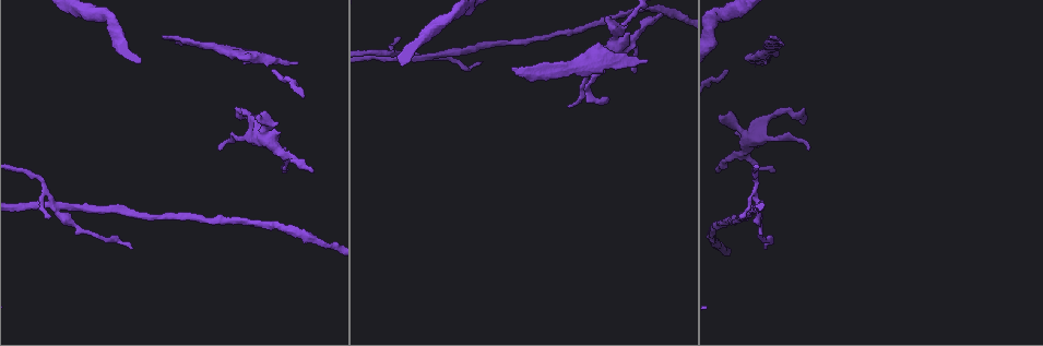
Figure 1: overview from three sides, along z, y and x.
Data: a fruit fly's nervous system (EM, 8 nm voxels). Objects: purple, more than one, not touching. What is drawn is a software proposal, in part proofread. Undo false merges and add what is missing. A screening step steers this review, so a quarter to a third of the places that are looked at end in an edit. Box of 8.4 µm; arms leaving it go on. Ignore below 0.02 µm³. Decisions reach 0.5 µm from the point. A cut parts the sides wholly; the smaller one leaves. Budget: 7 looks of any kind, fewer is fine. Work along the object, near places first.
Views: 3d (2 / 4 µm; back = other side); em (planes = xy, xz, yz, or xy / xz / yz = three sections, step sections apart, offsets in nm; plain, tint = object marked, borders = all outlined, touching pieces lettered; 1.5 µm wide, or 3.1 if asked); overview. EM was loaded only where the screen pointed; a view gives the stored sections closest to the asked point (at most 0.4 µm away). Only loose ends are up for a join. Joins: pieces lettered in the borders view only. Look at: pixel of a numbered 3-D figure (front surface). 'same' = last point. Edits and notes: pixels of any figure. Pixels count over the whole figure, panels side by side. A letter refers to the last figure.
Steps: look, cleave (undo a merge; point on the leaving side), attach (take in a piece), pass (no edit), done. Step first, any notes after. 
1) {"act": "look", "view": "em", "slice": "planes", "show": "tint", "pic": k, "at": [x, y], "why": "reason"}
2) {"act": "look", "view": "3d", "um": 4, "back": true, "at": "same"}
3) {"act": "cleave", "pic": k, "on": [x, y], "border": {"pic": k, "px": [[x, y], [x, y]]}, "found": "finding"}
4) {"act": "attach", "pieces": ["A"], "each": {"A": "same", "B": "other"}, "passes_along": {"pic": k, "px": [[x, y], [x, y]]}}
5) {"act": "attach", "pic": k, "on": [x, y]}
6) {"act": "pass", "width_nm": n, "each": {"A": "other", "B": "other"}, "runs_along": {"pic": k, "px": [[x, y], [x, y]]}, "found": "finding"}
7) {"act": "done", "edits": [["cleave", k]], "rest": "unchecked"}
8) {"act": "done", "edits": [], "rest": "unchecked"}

{"act": "look", "view": "em", "slice": "planes", "show": "tint", "pic": 1, "at": [775, 170], "why": "branch stops here"}

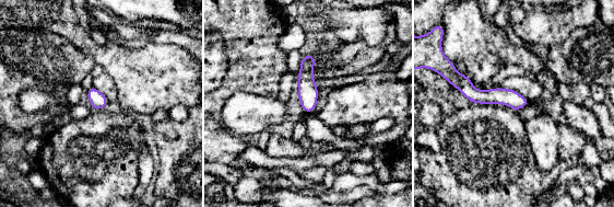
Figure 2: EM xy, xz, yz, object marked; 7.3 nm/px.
{"act": "look", "view": "em", "slice": "planes", "show": "borders", "at": "same", "why": "see the neighbours"}

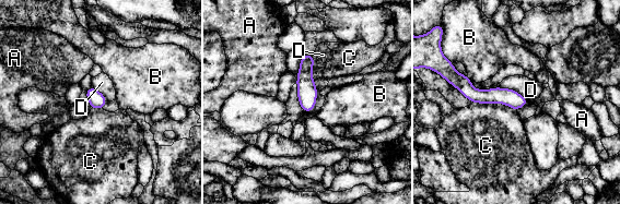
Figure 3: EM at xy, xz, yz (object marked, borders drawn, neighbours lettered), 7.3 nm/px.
{"act": "pass", "each": {"A": "other", "B": "other", "C": "other", "D": "other"}, "border": {"pic": 3, "px": [[314, 55], [316, 104], [304, 112]]}, "found": "no lettered piece goes on from it"}

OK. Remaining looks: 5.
{"act": "look", "view": "em", "slice": "planes", "show": "borders", "pic": 1, "at": [568, 106], "why": "branch stops here"}

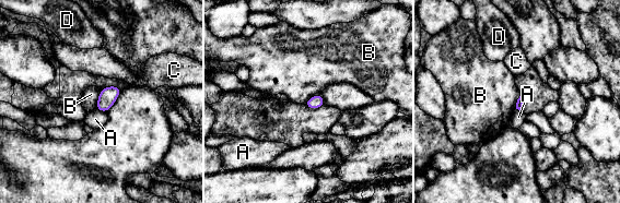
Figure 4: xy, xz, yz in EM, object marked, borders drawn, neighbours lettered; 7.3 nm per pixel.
{"act": "pass", "each": {"A": "other", "B": "other", "C": "other", "D": "other"}, "border": {"pic": 4, "px": [[102, 88], [95, 108]]}, "found": "no lettered piece goes on from it"}

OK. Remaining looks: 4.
{"act": "look", "view": "em", "slice": "xz", "step": 8, "show": "tint", "pic": 1, "at": [61, 209], "why": "two arms in line, one across"}

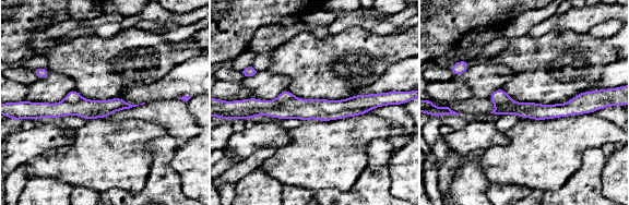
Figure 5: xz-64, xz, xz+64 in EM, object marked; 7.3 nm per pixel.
{"act": "look", "view": "em", "slice": "yz", "step": 4, "show": "borders", "at": "same"}

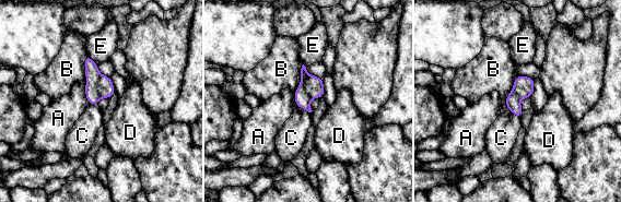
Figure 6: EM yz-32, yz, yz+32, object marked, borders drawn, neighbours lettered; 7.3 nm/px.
{"act": "cleave", "pic": 6, "on": [302, 99], "longest_contact_nm": ["B", 280], "each": {"A": "other", "B": "other", "C": "other", "D": "other", "E": "other"}, "part_leaving": {"pic": 6, "px": [[86, 59], [95, 102]]}, "found": "a second neuron is stuck on"}

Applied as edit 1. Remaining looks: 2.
{"act": "done", "edits": [["cleave", 6]], "rest": "unchecked"}

